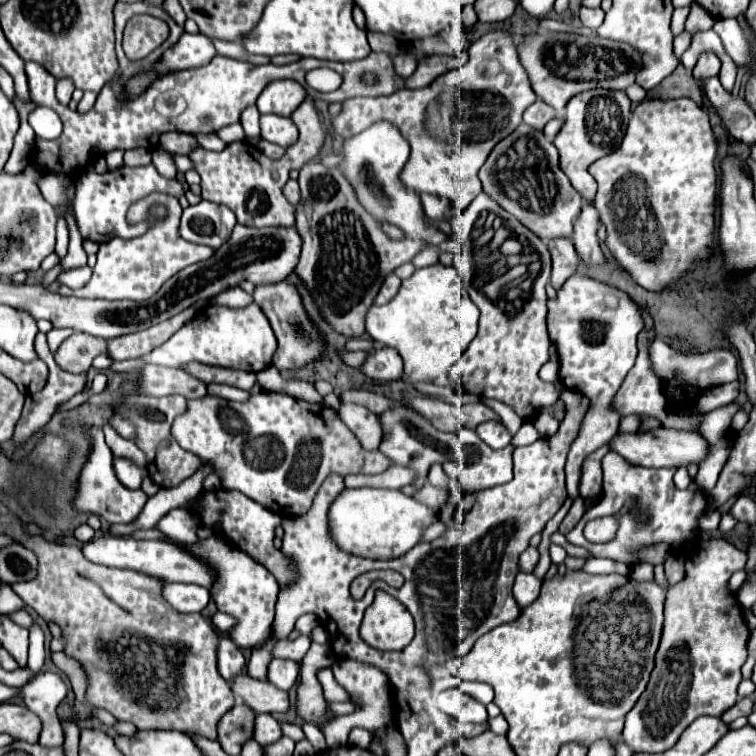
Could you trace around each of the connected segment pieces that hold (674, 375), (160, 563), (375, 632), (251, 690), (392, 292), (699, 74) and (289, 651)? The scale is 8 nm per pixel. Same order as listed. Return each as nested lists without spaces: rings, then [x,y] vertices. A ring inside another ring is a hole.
[[[654,336],[648,342],[648,356],[652,362],[652,370],[660,382],[678,382],[678,384],[698,384],[698,386],[718,386],[726,382],[738,380],[738,358],[728,350],[712,350],[702,356],[688,356],[672,350],[660,336]]]
[[[100,536],[100,538],[92,538],[90,542],[86,542],[82,546],[82,552],[90,562],[136,570],[136,572],[142,572],[146,576],[152,576],[164,582],[192,582],[192,584],[200,584],[206,588],[212,586],[212,570],[208,570],[204,562],[196,562],[196,557],[188,554],[183,548],[169,542],[134,540],[130,536],[124,536],[124,538]]]
[[[376,592],[376,600],[360,624],[360,638],[376,650],[404,650],[414,638],[414,620],[396,598]]]
[[[246,672],[232,678],[232,692],[256,714],[286,712],[290,706],[286,690],[272,686],[266,680],[254,680]]]
[[[388,274],[388,276],[386,276],[386,280],[384,280],[384,282],[382,282],[382,286],[380,286],[378,296],[374,298],[374,304],[390,302],[390,300],[396,296],[398,288],[400,288],[400,278],[398,278],[396,274]]]
[[[702,54],[698,64],[694,66],[692,74],[694,74],[694,80],[696,80],[700,92],[702,92],[702,98],[706,98],[706,94],[704,94],[704,80],[716,76],[718,70],[720,70],[720,60],[714,54]]]
[[[300,636],[296,640],[278,640],[274,644],[272,656],[274,658],[290,658],[290,660],[302,660],[302,656],[308,652],[310,648],[310,638],[308,636]]]

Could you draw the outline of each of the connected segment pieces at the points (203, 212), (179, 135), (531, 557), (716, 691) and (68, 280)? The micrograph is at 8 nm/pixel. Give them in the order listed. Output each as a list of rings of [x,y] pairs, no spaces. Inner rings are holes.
[[[202,200],[196,206],[188,206],[182,214],[180,236],[194,244],[220,248],[232,234],[236,216],[230,208]]]
[[[168,132],[162,134],[160,138],[160,146],[172,154],[190,154],[192,150],[200,148],[196,136],[184,134],[184,132]]]
[[[528,548],[528,550],[524,550],[522,552],[522,556],[520,556],[520,570],[522,572],[532,572],[534,570],[534,566],[536,566],[536,562],[538,562],[538,548]]]
[[[722,538],[698,542],[692,550],[692,556],[686,558],[684,578],[666,592],[664,628],[656,652],[656,666],[650,674],[644,694],[638,698],[636,706],[626,714],[622,738],[632,748],[632,752],[664,752],[678,742],[680,734],[698,716],[722,716],[728,708],[736,704],[736,688],[742,680],[740,668],[748,658],[746,646],[750,638],[750,628],[744,620],[744,612],[738,598],[728,588],[728,580],[736,570],[742,570],[746,566],[746,560],[748,558],[744,550],[734,548]]]
[[[84,266],[84,268],[76,268],[76,270],[62,272],[58,276],[58,282],[64,284],[64,286],[68,286],[68,288],[72,288],[72,290],[76,290],[76,288],[82,288],[88,282],[90,274],[92,274],[92,270],[88,266]]]

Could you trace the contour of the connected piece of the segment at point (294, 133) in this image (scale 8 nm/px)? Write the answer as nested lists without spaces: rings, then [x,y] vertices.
[[[264,114],[264,116],[260,116],[260,126],[262,126],[262,138],[278,144],[282,148],[292,146],[298,140],[298,128],[292,122],[292,118]]]

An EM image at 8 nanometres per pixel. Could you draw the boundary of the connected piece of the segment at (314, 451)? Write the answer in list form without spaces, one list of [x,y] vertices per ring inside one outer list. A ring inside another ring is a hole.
[[[260,392],[244,404],[216,398],[210,394],[198,400],[188,400],[186,410],[176,416],[170,432],[184,450],[216,466],[216,470],[220,472],[222,488],[236,488],[278,516],[302,514],[304,510],[308,510],[314,494],[330,472],[340,472],[342,476],[380,474],[392,464],[380,452],[366,452],[334,410],[318,404],[308,404],[280,392]]]

